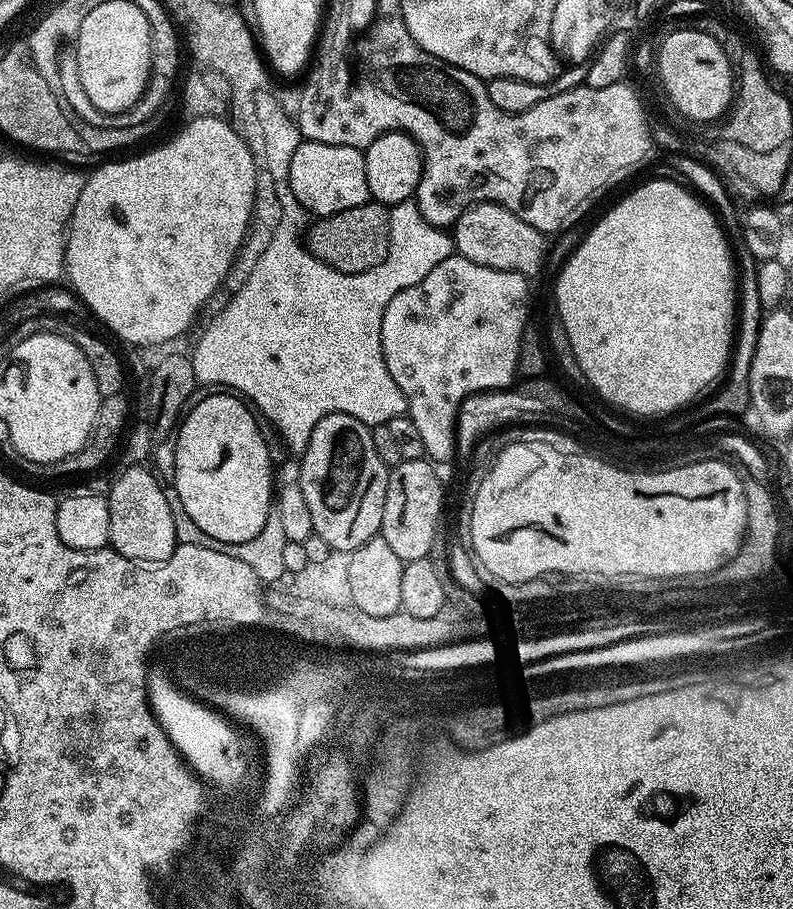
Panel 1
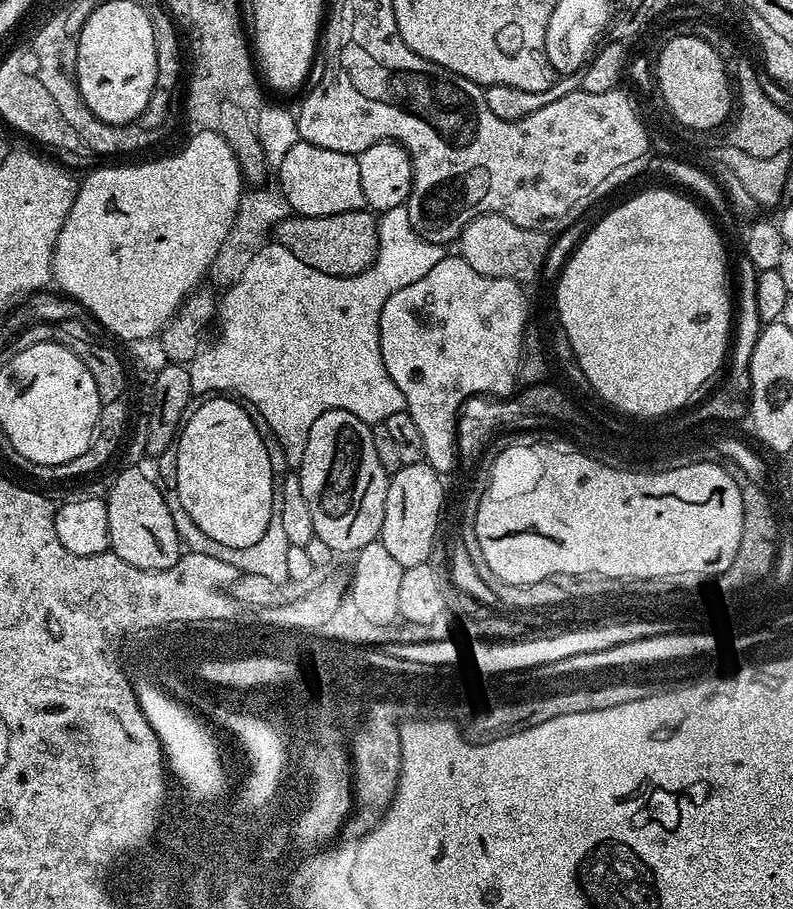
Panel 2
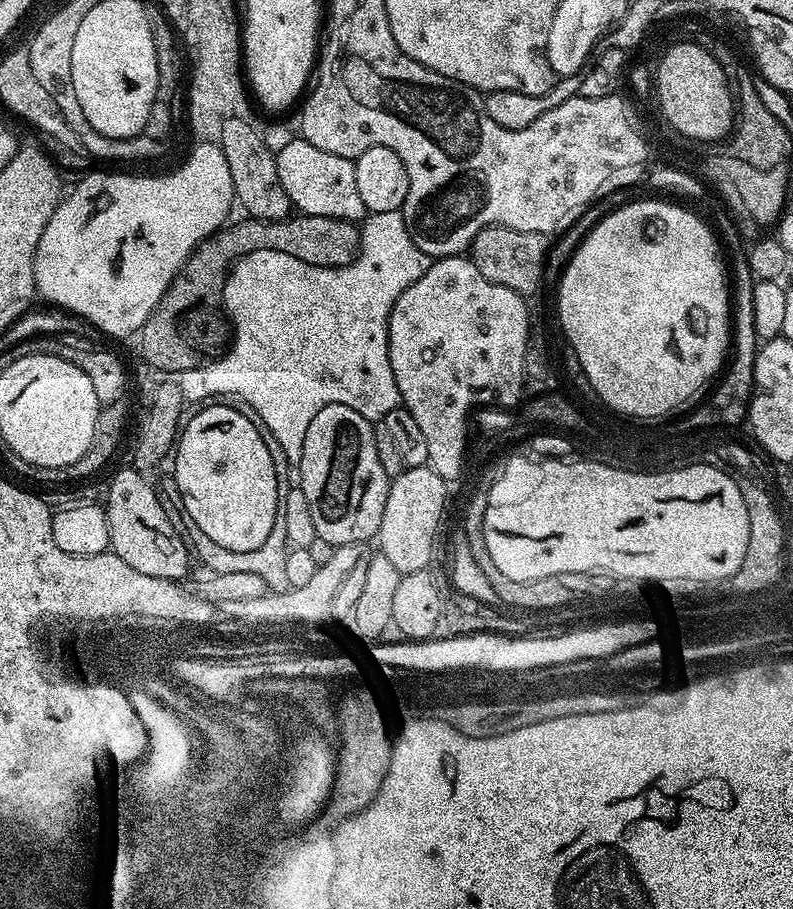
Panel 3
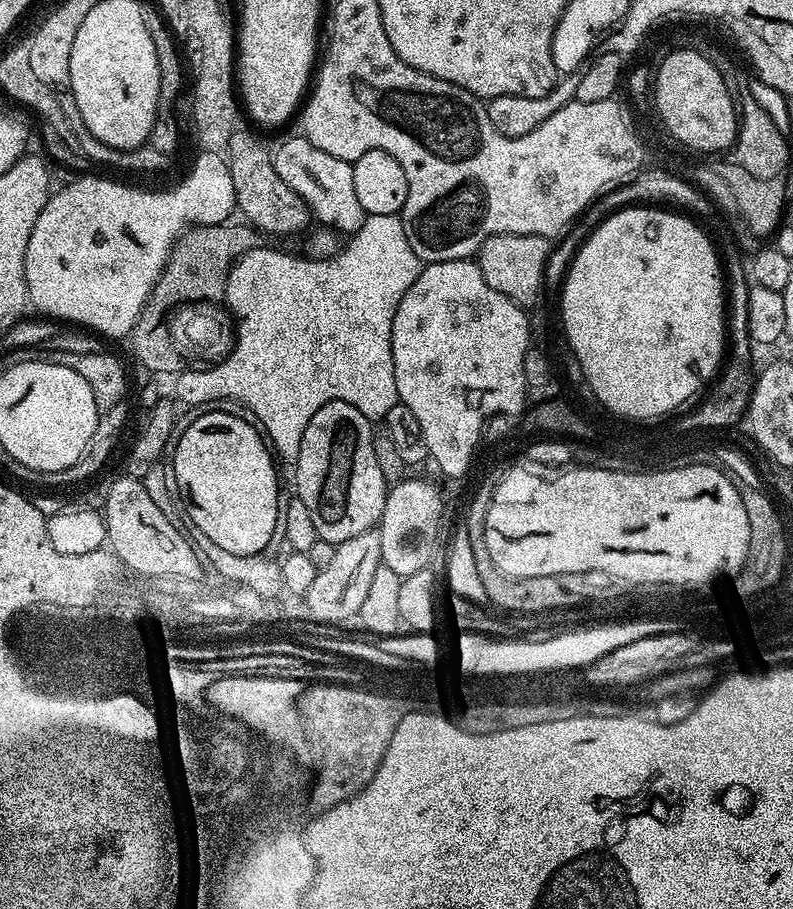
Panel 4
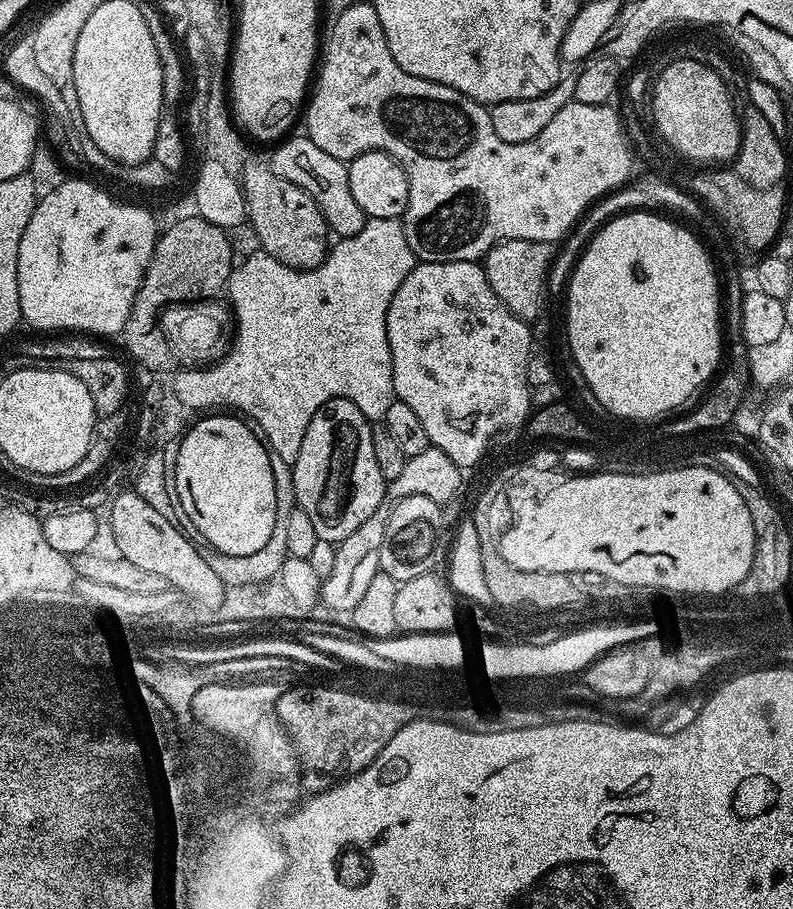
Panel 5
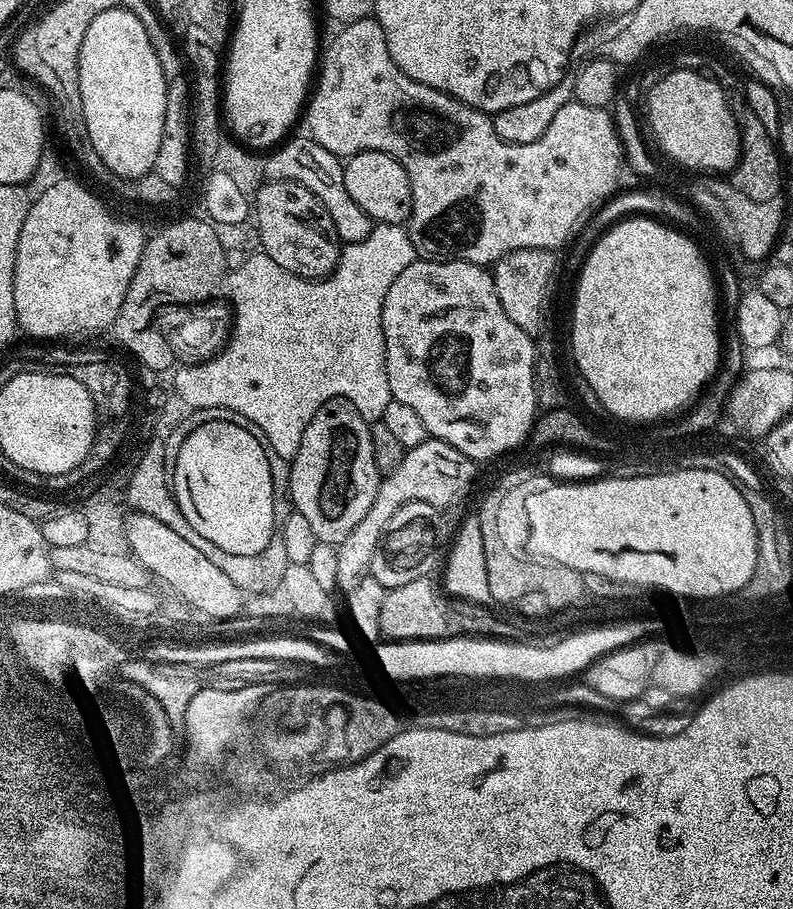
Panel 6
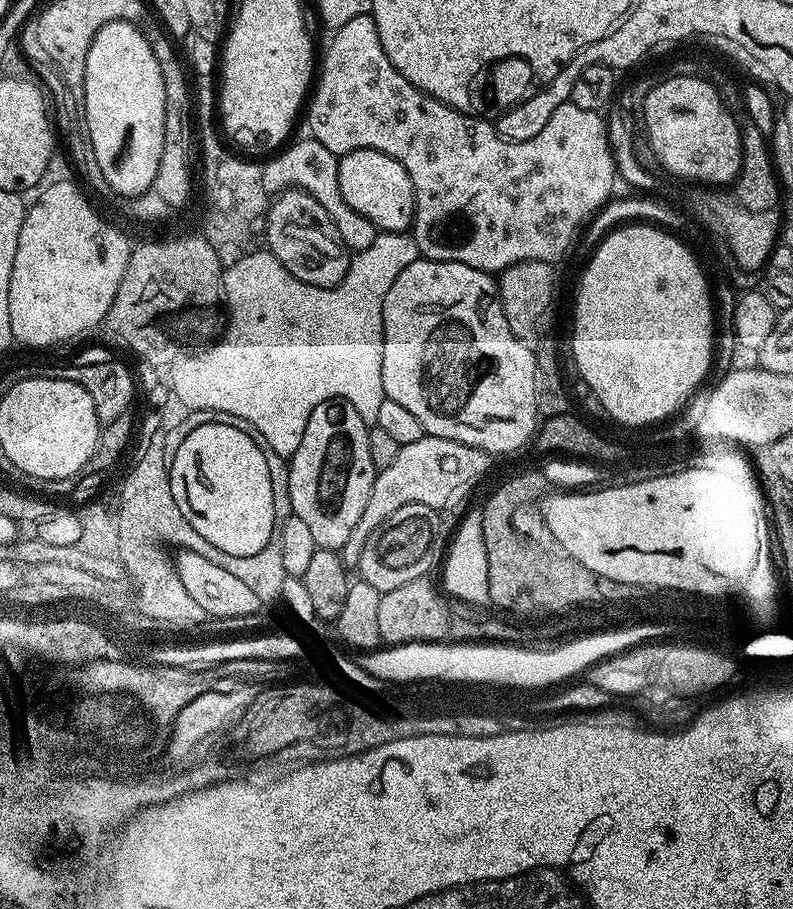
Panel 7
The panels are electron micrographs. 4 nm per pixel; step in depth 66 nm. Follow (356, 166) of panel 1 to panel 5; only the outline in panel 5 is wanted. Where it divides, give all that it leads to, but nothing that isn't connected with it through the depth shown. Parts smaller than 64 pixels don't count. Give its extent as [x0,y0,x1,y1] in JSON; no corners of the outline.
[270,135,366,237]

